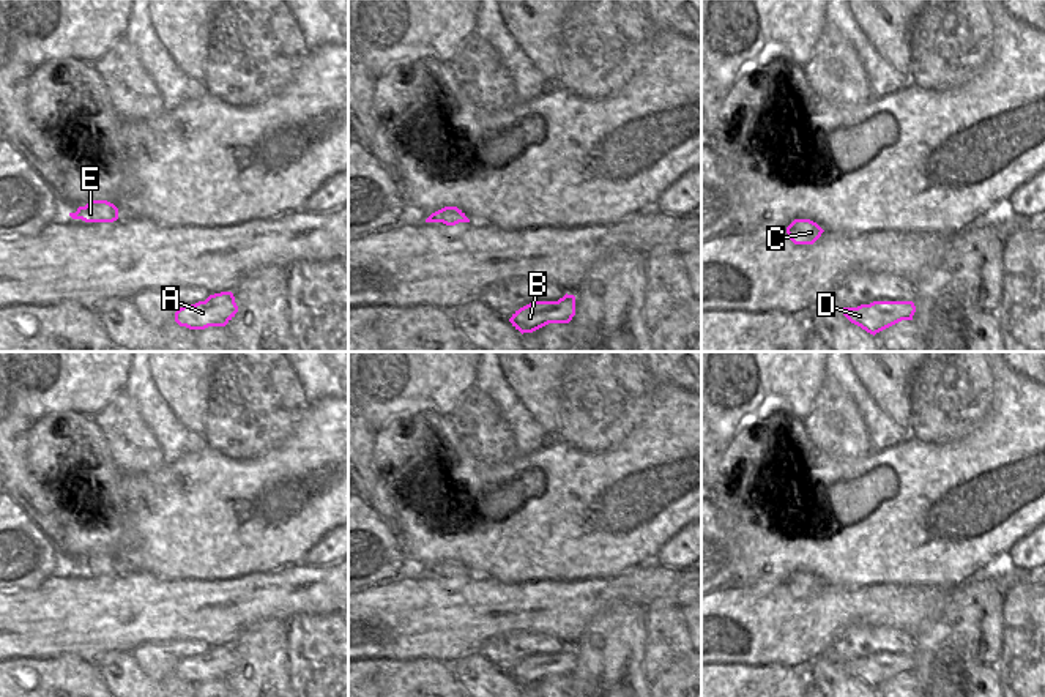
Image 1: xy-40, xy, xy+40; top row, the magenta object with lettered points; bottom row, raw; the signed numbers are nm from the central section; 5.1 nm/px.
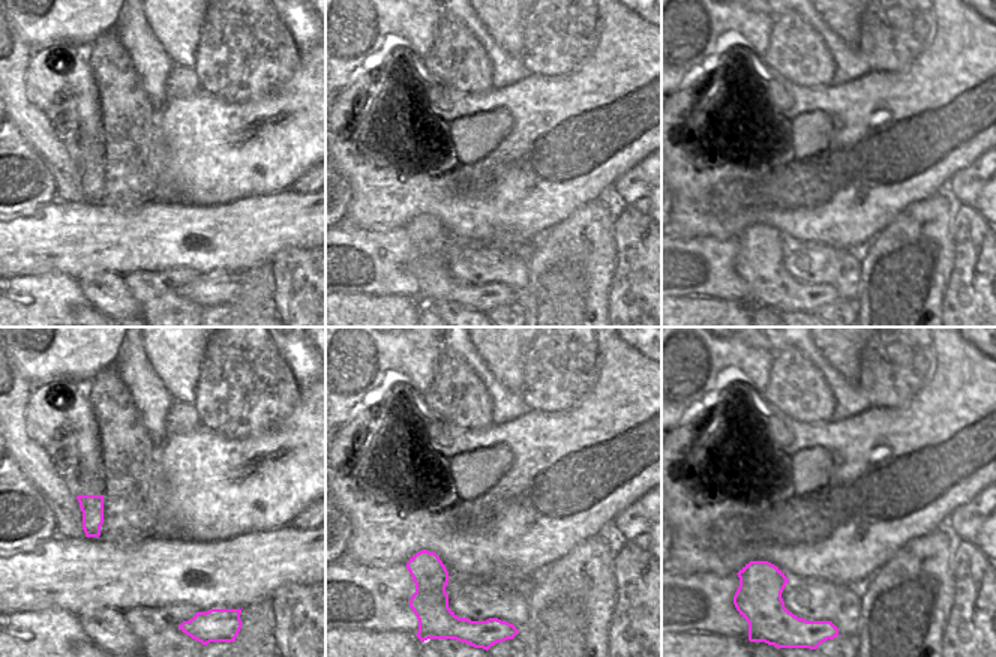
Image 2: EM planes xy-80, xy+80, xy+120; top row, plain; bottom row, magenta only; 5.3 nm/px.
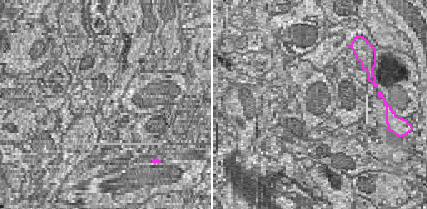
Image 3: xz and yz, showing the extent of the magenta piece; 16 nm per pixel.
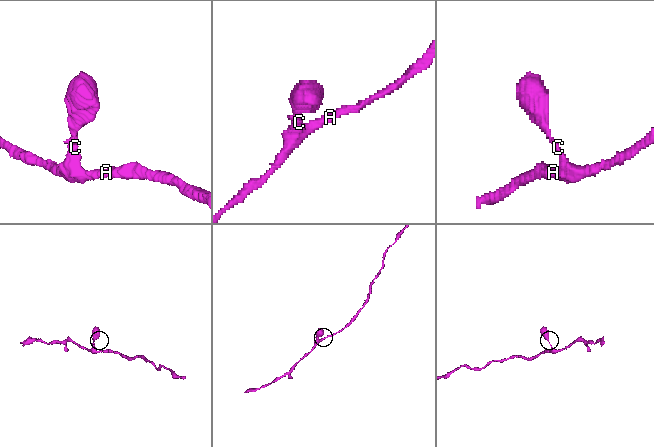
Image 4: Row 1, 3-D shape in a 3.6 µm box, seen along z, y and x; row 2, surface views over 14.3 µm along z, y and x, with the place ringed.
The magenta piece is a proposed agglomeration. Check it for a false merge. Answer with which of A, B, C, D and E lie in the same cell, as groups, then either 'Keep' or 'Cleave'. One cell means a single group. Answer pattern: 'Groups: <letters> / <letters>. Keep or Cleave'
Groups: A B C D E. Keep.

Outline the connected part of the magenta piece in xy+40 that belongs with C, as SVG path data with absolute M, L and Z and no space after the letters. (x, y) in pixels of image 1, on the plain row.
M794 572L787 587L794 598L813 598L824 583L810 572Z

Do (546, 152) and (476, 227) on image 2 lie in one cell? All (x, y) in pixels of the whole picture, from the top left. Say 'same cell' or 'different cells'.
same cell

